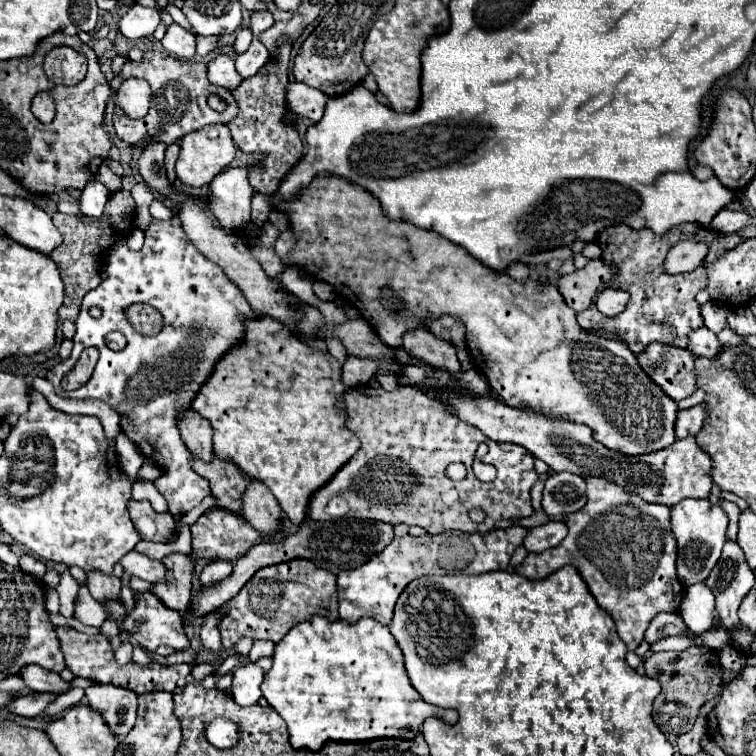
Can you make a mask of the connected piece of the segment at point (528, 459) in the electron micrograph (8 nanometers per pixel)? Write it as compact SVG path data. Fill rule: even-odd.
M400 384L392 392L386 392L384 388L358 386L358 388L350 388L344 394L344 400L346 400L346 416L348 416L346 426L360 438L362 448L350 458L348 464L340 468L340 472L326 486L322 486L312 496L310 500L312 504L308 508L308 520L324 522L324 520L338 520L338 518L350 516L350 518L362 518L362 520L380 520L392 526L404 522L408 526L420 526L428 534L442 534L446 530L486 534L494 530L494 524L500 520L524 518L534 512L530 504L530 494L528 494L536 482L534 456L526 452L522 446L494 442L486 438L476 426L458 420L454 414L446 410L446 406L440 400L426 396L416 386ZM482 442L488 444L488 454L482 458L482 462L492 464L498 470L492 482L480 482L472 472L474 454ZM452 462L462 462L468 468L468 476L462 482L452 482L446 476L446 468ZM476 506L486 510L486 520L482 524L474 524L468 516L468 512Z

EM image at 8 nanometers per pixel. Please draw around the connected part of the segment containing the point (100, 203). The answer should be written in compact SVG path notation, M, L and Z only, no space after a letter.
M90 180L86 184L86 188L82 190L80 196L80 210L84 216L94 216L100 218L100 214L104 214L104 206L108 202L108 188L98 182L98 180Z

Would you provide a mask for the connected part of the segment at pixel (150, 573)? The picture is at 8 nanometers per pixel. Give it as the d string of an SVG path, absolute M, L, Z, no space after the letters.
M136 550L128 552L122 560L120 560L120 566L124 568L126 574L130 576L138 576L142 580L148 580L152 584L158 584L166 578L166 568L160 560L152 560Z

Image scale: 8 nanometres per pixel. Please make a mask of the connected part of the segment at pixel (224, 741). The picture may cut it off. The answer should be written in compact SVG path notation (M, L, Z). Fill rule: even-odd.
M214 718L204 732L206 740L212 742L218 748L228 748L228 746L236 746L238 738L240 738L240 728L234 720L220 720Z

